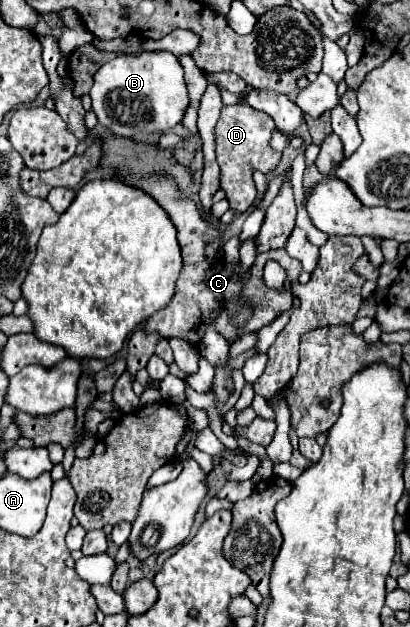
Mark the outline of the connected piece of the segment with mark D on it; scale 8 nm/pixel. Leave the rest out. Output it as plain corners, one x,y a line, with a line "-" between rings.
226,105
216,123
214,137
216,157
220,165
220,183
230,201
230,209
236,209
238,213
244,213
254,203
256,185
252,181
252,171
260,169
262,173
268,173
278,165
282,157
282,153
276,153
270,147
270,133
274,127
276,125
272,117
266,117
266,113
250,109
250,105

